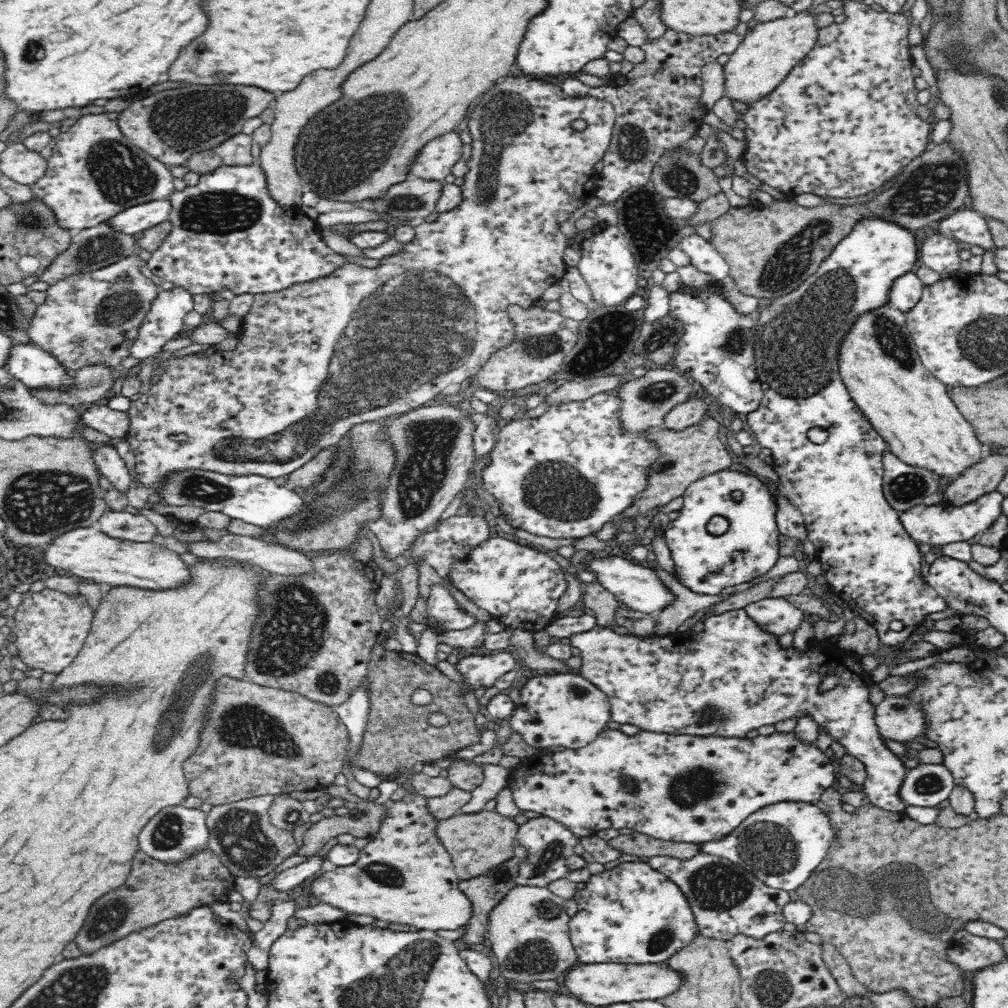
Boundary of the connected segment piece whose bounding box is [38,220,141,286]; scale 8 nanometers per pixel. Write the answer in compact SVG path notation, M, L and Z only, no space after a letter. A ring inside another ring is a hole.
M110 220L93 226L93 228L75 232L72 235L69 248L54 257L50 268L38 277L38 281L43 281L49 286L54 285L74 274L100 270L100 268L106 268L116 264L116 262L123 261L125 258L140 255L141 250L137 237L114 231L114 226Z

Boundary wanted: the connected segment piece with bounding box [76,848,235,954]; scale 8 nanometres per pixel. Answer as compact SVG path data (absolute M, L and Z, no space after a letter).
M210 848L190 854L186 860L164 863L138 852L128 880L92 904L76 942L84 954L93 953L141 928L182 916L194 907L211 902L229 902L228 892L234 890L234 878L235 875Z

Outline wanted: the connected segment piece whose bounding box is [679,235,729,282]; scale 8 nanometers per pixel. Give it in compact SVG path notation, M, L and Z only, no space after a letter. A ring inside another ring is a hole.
M688 236L680 242L679 249L691 258L690 266L699 272L710 274L716 281L729 277L729 265L714 246L702 236Z

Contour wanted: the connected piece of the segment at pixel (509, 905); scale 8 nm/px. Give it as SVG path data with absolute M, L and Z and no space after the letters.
M516 885L492 909L489 916L488 940L490 948L500 962L500 972L504 978L516 982L536 982L562 978L566 972L578 965L577 951L572 944L569 933L570 916L564 907L565 898L556 896L548 887Z

